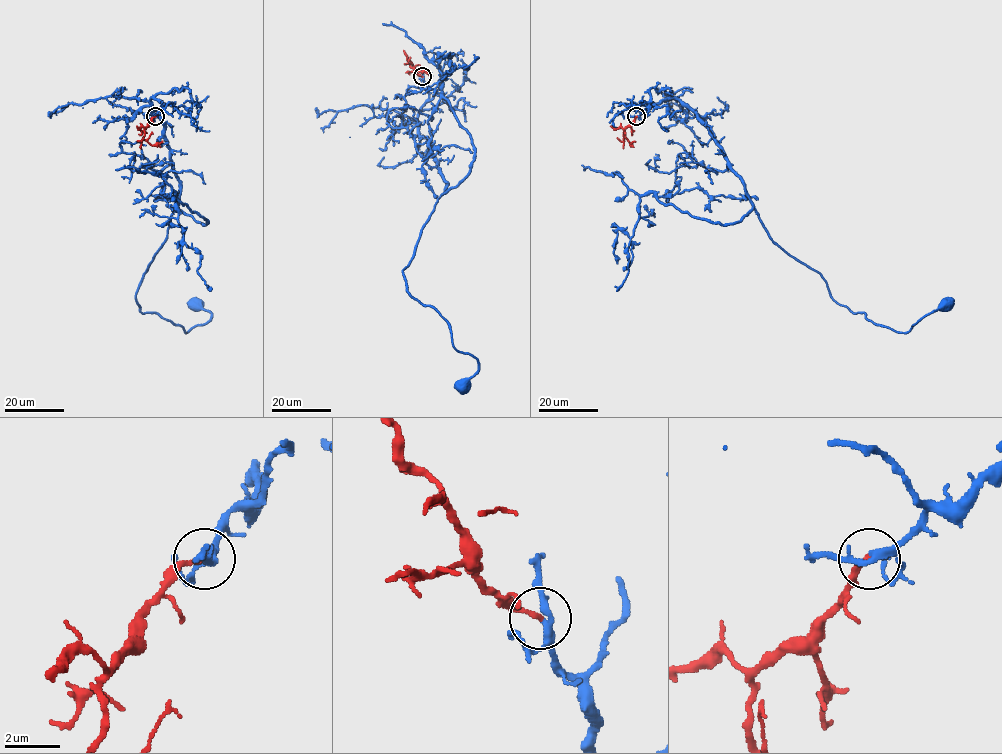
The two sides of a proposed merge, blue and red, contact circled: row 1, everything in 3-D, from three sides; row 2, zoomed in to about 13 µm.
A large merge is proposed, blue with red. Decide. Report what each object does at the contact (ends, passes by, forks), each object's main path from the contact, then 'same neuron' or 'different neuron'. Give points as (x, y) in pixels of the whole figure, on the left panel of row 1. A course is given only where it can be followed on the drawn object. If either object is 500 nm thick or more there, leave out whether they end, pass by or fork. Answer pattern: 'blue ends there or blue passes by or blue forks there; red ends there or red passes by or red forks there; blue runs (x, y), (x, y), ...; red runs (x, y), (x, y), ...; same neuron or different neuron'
blue forks there; red ends there; blue runs (155, 117), (161, 103), (152, 98), (179, 200), (136, 302), (185, 332), (211, 318), (195, 304); red runs (155, 117), (149, 123), (143, 137), (152, 145), (161, 141); same neuron

